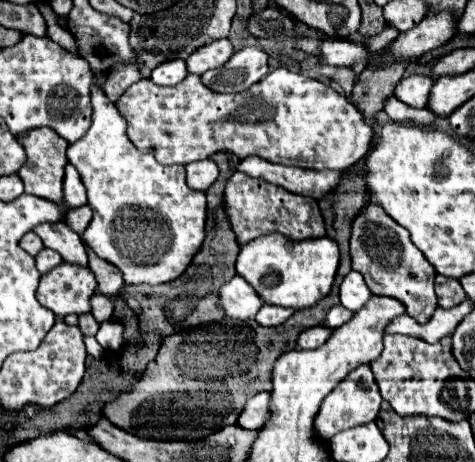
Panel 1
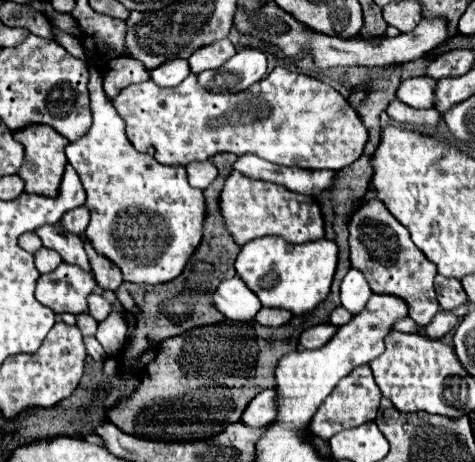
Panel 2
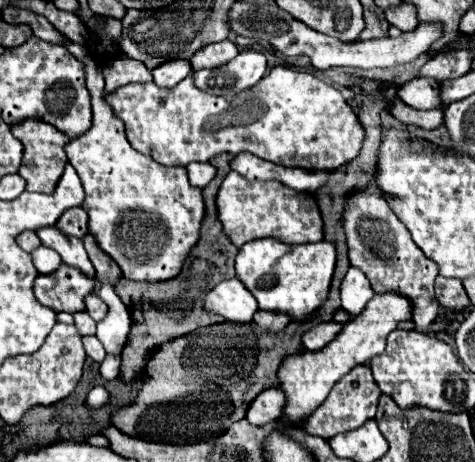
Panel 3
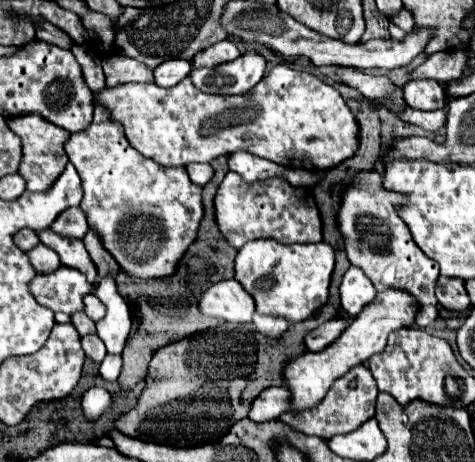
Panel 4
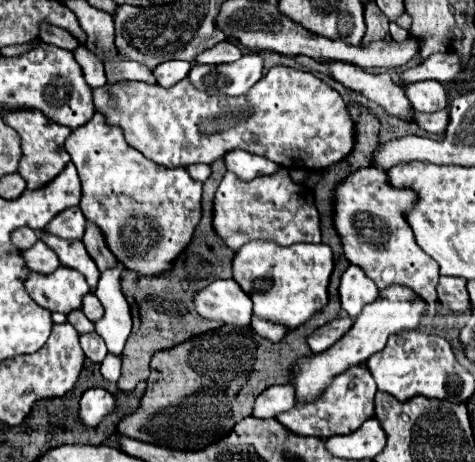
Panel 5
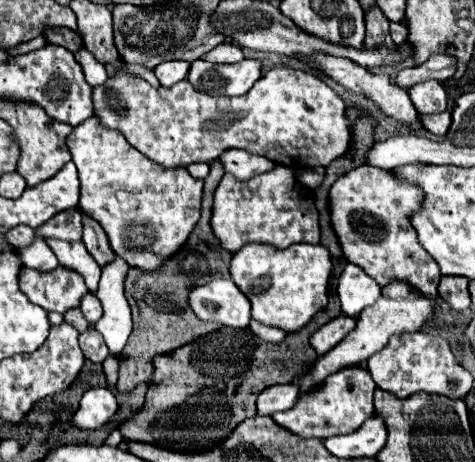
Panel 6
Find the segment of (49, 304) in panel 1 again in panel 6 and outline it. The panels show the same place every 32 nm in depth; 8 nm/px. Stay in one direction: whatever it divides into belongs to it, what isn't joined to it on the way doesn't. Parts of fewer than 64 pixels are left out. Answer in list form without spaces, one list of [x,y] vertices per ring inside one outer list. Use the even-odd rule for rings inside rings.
[[[62,266],[50,272],[22,268],[18,284],[32,304],[38,304],[48,312],[60,314],[64,314],[68,308],[76,308],[82,296],[88,292],[78,272],[72,272]]]

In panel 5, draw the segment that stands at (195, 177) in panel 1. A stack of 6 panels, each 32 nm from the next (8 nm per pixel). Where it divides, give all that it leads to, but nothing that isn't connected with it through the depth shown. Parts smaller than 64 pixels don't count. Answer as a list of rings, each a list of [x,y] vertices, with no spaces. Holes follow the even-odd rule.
[[[190,164],[186,170],[198,182],[204,182],[210,176],[210,166],[208,164]]]

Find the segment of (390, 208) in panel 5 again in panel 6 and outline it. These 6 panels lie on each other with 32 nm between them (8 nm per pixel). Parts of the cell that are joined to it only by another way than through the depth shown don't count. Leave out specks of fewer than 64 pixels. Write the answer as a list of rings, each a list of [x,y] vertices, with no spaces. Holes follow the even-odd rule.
[[[362,164],[348,172],[348,176],[340,176],[340,180],[332,184],[328,198],[332,204],[332,228],[348,262],[360,266],[380,286],[402,278],[422,294],[436,296],[442,274],[436,260],[424,252],[410,222],[412,212],[424,204],[424,192],[420,192],[420,188],[408,184],[408,180],[396,180],[394,170]]]

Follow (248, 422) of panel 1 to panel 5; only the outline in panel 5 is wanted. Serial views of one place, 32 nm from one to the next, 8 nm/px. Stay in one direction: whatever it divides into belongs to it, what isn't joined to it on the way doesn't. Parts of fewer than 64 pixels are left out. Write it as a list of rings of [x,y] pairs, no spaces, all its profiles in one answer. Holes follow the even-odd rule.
[[[292,384],[270,386],[256,398],[254,416],[256,418],[274,418],[276,414],[294,408],[294,404],[296,404],[296,390]]]

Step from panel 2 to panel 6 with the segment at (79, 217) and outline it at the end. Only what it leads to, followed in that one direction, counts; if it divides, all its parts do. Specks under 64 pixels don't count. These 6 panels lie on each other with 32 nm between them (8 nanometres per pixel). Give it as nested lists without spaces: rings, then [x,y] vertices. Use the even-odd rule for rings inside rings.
[[[76,208],[64,210],[56,214],[48,224],[42,224],[38,230],[34,230],[38,238],[58,238],[66,242],[78,242],[82,240],[82,218]]]

